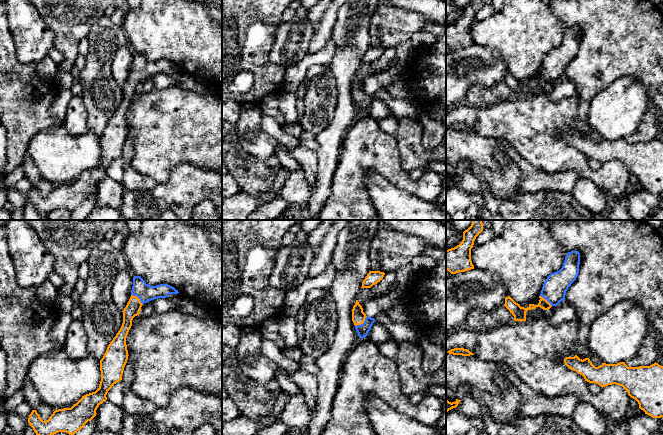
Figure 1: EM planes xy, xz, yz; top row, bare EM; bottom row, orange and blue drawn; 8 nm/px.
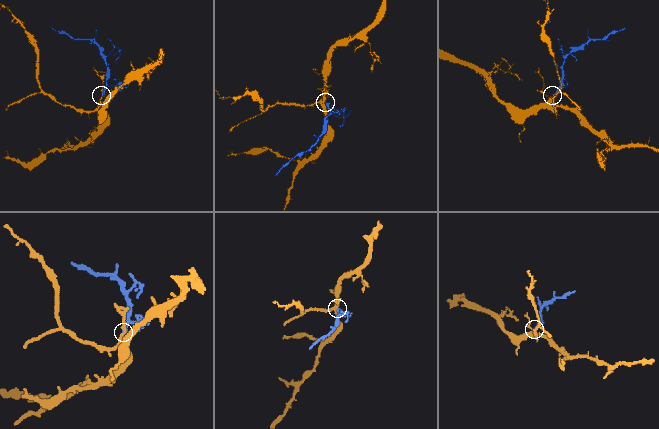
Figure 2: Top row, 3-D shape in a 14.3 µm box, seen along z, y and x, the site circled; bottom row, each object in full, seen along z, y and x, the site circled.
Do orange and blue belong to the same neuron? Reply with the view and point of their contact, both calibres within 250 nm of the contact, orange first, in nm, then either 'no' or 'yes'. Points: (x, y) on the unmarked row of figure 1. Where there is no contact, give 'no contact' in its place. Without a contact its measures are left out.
xz (362, 99) | 110/90 nm | yes

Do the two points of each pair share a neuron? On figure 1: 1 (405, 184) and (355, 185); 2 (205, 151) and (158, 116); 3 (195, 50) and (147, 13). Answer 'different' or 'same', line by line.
1: same
2: same
3: same

